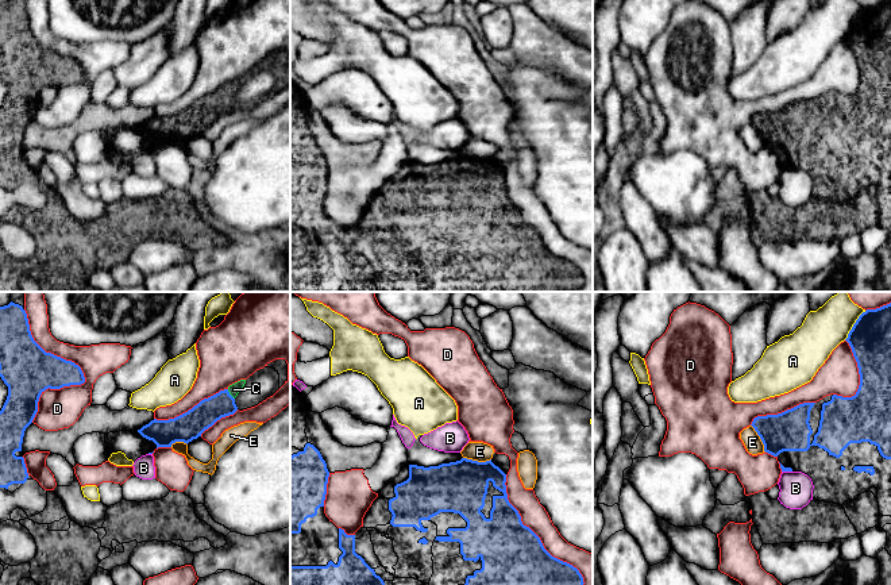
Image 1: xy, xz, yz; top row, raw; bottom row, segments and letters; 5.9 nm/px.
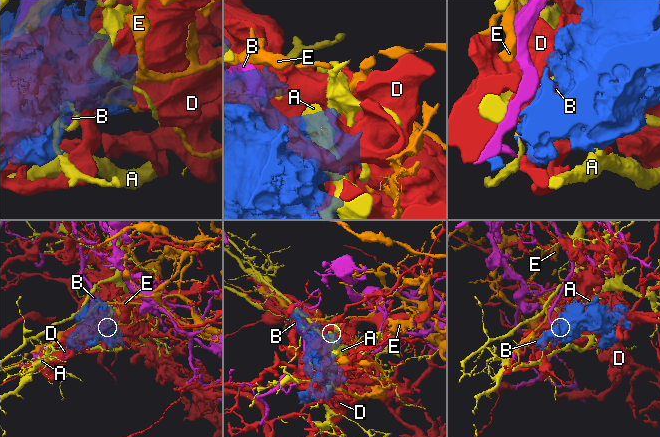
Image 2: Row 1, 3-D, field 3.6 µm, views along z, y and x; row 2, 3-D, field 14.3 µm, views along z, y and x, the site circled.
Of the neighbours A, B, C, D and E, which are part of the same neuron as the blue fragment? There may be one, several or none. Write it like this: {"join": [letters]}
{"join": ["C"]}

